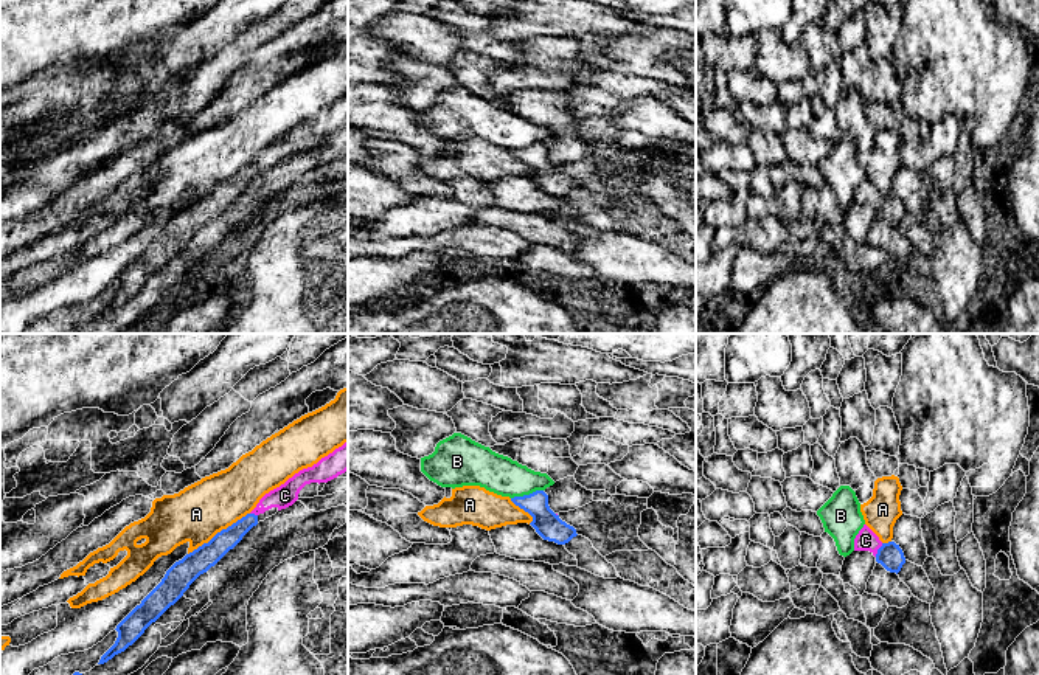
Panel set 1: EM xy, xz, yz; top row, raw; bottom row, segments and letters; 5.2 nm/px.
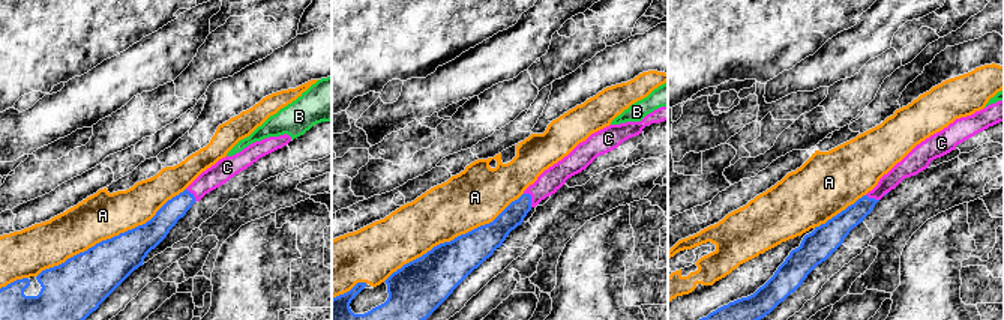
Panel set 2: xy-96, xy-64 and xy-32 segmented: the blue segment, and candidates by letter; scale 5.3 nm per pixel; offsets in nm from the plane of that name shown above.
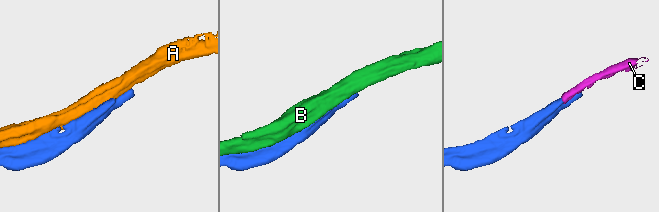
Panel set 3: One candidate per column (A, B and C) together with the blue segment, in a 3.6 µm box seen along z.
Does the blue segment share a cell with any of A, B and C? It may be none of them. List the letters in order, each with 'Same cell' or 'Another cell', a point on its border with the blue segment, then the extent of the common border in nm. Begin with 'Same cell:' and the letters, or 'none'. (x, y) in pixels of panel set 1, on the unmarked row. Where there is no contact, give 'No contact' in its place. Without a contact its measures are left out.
Same cell: C
A: Another cell. Touches blue at xy (218, 185). Shared border 380 nm
B: Another cell. Touches blue at xz (527, 148). Shared border 180 nm
C: Same cell. Touches blue at yz (878, 202). Shared border 80 nm

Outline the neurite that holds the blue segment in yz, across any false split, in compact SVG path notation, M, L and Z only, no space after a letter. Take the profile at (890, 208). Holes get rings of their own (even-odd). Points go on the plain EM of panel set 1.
M867 178L859 183L854 191L854 203L870 203L876 214L890 225L899 225L905 216L905 209L899 197L895 194L882 196L879 189Z

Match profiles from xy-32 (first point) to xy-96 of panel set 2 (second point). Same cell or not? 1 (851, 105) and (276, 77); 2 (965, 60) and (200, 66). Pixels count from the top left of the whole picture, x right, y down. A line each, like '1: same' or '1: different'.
1: different
2: different

